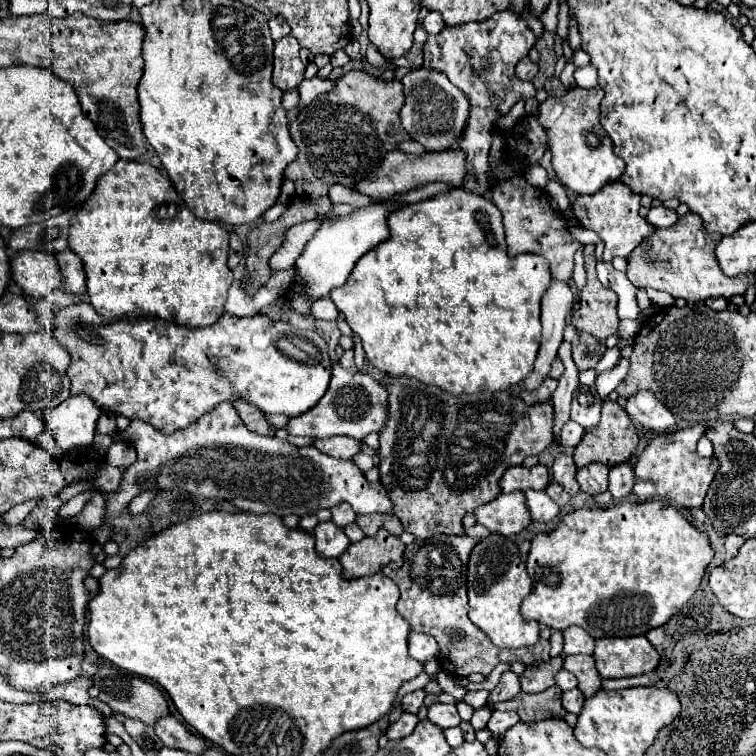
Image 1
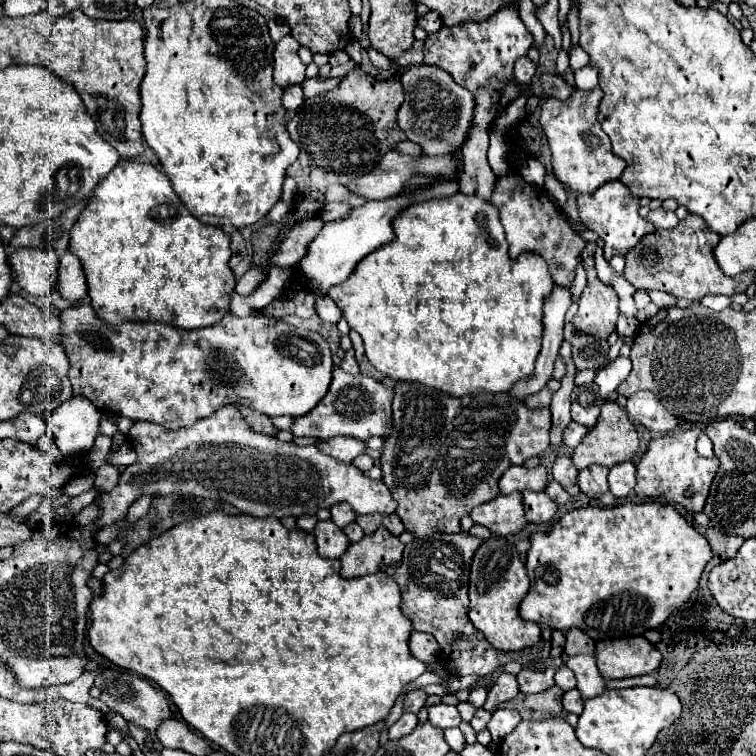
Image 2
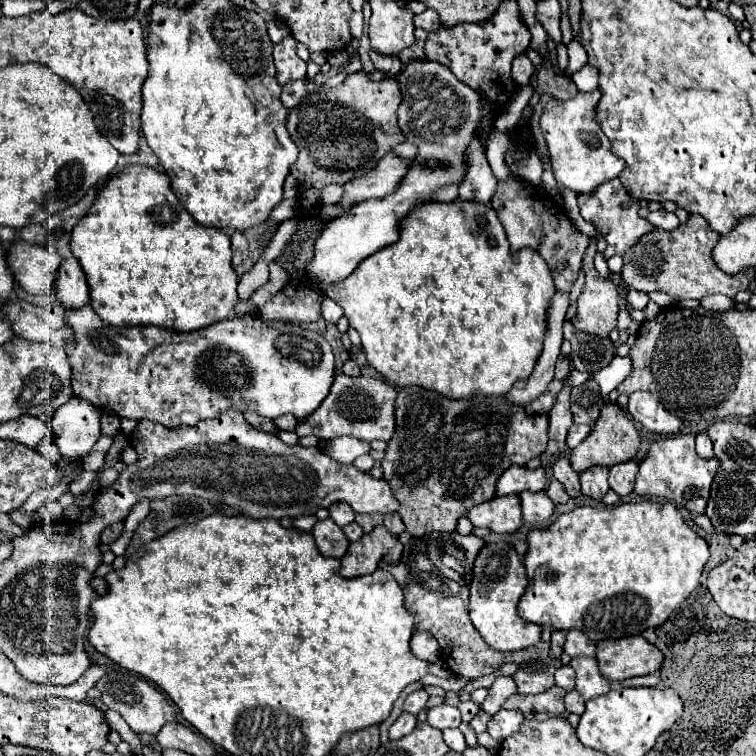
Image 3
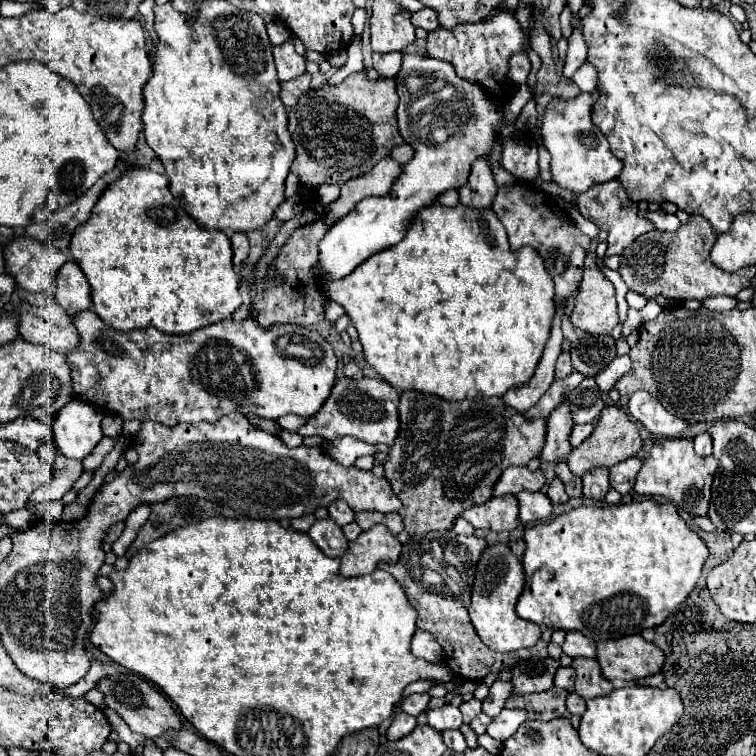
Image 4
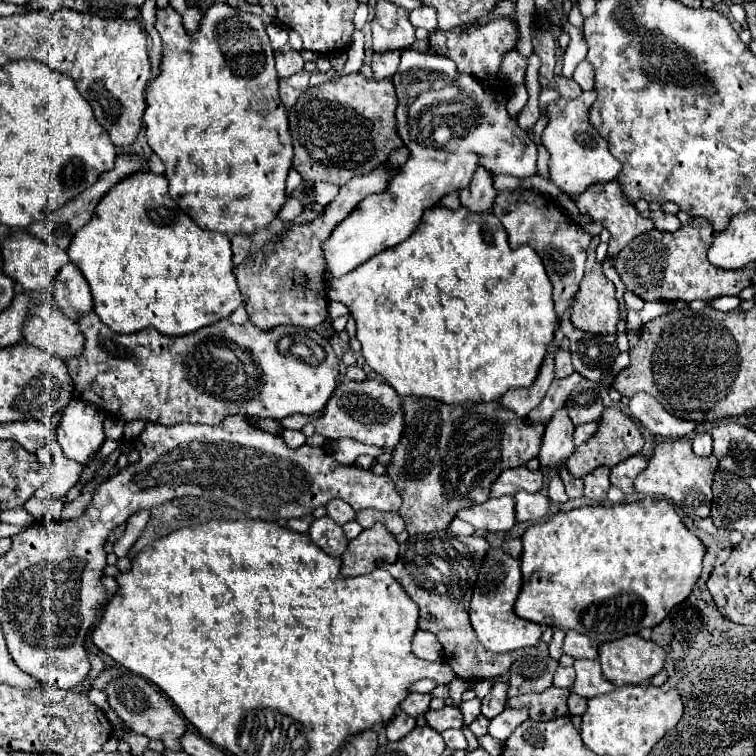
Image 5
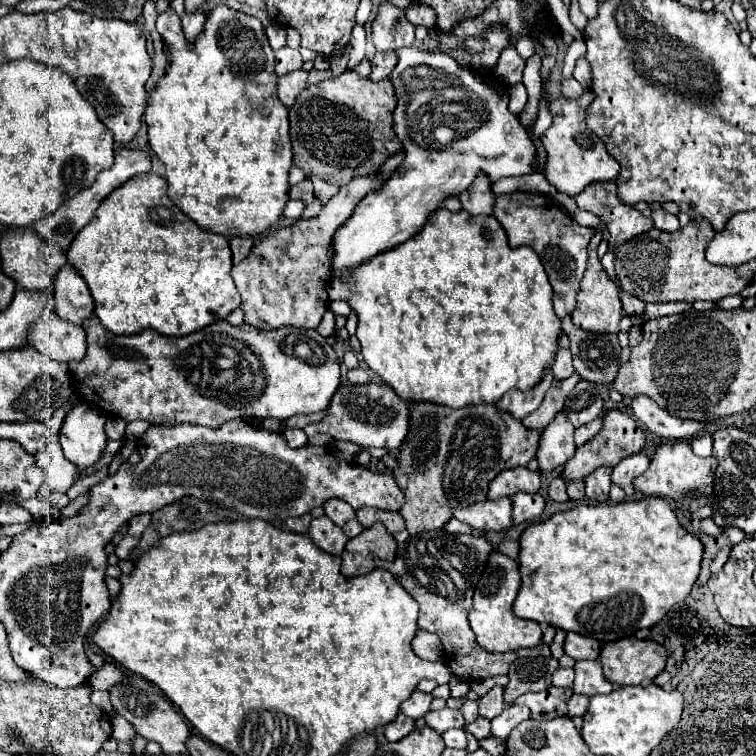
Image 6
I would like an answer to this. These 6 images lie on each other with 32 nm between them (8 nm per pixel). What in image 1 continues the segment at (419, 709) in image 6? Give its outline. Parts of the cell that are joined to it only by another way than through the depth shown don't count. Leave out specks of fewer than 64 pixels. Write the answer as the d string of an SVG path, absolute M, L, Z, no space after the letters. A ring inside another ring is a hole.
M414 690L414 692L406 694L406 696L402 698L402 710L404 710L404 712L412 712L412 714L416 714L418 708L422 706L424 696L426 696L424 690Z

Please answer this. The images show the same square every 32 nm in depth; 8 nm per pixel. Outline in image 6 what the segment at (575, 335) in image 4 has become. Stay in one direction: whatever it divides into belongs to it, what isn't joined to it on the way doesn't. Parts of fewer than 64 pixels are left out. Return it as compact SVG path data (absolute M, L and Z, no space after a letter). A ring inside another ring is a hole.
M570 316L562 320L562 332L570 338L570 352L576 372L590 382L612 384L618 372L620 346L616 334L594 336L572 324Z

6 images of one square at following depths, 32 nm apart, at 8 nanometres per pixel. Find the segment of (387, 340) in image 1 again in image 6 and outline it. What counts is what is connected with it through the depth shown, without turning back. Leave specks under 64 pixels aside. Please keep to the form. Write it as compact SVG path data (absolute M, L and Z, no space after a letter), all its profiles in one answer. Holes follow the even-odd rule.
M440 208L440 212L434 212L434 216L428 216L428 224L424 224L424 228L416 236L412 236L412 240L406 240L404 244L398 244L396 248L374 256L344 280L332 278L328 284L328 297L329 300L346 300L350 308L356 312L358 316L356 338L362 344L362 356L366 364L378 376L382 376L382 380L388 386L392 386L402 400L414 400L414 402L430 400L450 408L462 408L468 404L484 404L484 402L494 404L510 388L518 388L518 390L534 388L540 382L544 368L554 364L554 356L558 350L556 342L560 334L560 320L552 308L552 286L548 282L544 266L540 264L540 258L536 256L536 252L532 252L532 248L528 246L510 248L506 240L506 232L494 216L468 216L468 212L464 210L450 212L446 208Z

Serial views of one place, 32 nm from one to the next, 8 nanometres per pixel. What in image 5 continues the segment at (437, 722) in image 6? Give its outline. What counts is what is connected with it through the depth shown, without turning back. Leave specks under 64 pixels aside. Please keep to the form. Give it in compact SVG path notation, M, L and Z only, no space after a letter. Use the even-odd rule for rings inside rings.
M444 706L440 710L428 710L426 720L428 720L428 726L432 726L436 732L464 726L462 712L456 706Z

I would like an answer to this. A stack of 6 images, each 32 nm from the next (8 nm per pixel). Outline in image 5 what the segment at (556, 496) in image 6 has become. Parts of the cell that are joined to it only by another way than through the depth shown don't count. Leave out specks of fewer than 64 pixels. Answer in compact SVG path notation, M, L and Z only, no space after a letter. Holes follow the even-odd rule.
M554 476L550 480L550 484L548 484L548 498L552 502L566 502L568 500L568 496L564 492L564 482L560 480L560 476Z

